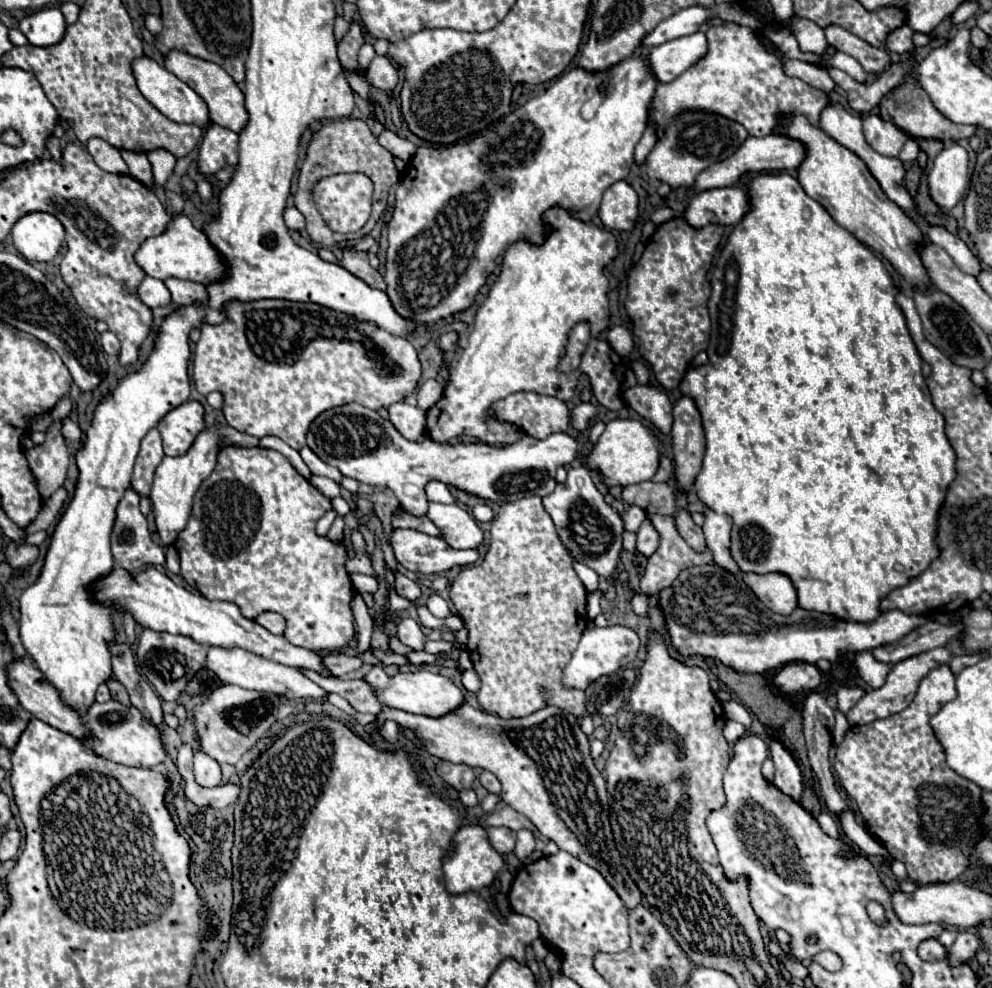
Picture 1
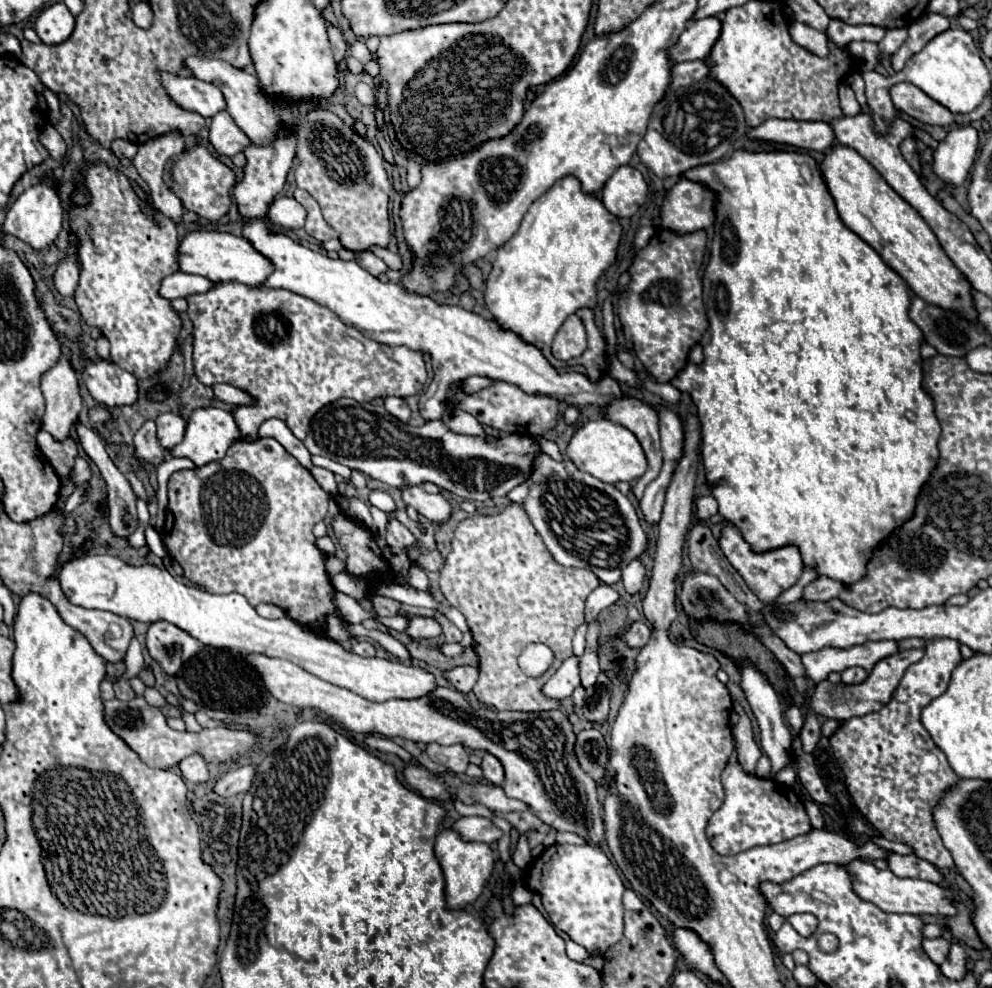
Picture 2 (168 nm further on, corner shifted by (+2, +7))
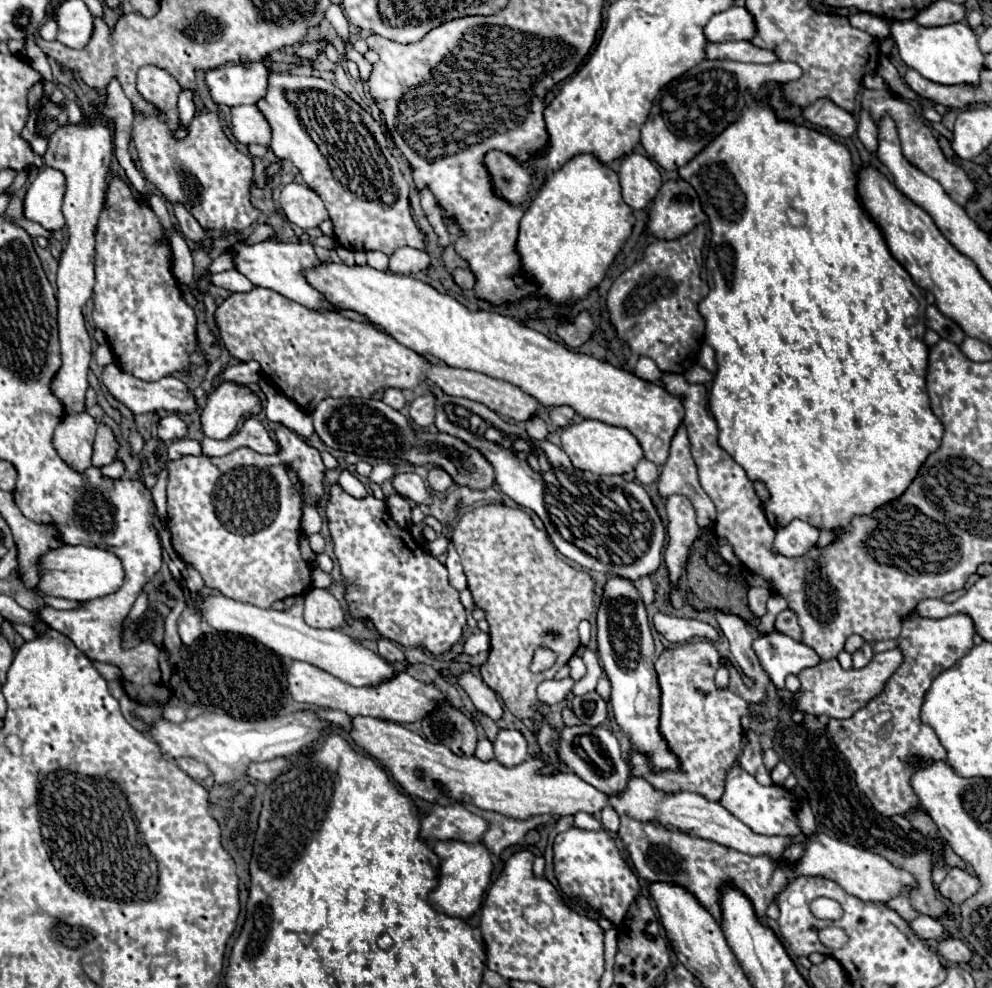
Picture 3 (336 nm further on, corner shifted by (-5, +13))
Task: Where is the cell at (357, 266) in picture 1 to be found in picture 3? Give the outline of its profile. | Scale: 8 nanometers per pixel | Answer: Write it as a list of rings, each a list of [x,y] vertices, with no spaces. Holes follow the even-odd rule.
[[[412,247],[398,249],[389,257],[389,270],[402,275],[414,275],[430,267],[430,255]]]

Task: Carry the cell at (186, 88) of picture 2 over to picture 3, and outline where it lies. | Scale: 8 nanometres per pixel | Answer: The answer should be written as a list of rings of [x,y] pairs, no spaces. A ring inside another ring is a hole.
[[[248,61],[238,65],[224,65],[206,73],[210,95],[218,105],[258,103],[268,89],[272,67],[266,61]]]

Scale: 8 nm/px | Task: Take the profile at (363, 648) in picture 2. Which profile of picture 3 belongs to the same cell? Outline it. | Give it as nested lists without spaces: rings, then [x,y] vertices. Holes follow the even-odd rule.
[[[378,639],[378,651],[380,651],[380,655],[382,655],[388,663],[402,663],[402,661],[406,661],[402,649],[400,649],[396,643],[388,641],[388,639]]]

